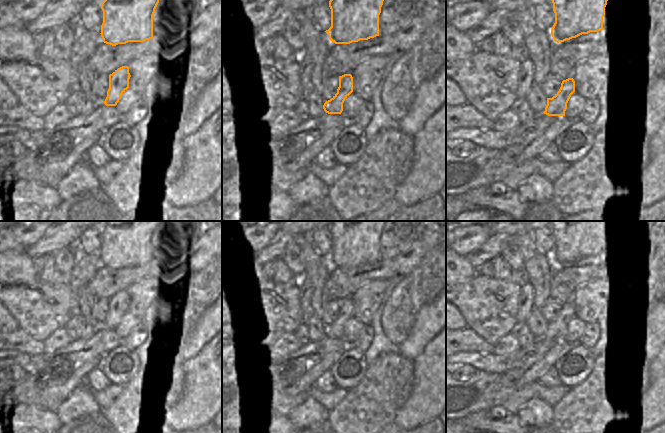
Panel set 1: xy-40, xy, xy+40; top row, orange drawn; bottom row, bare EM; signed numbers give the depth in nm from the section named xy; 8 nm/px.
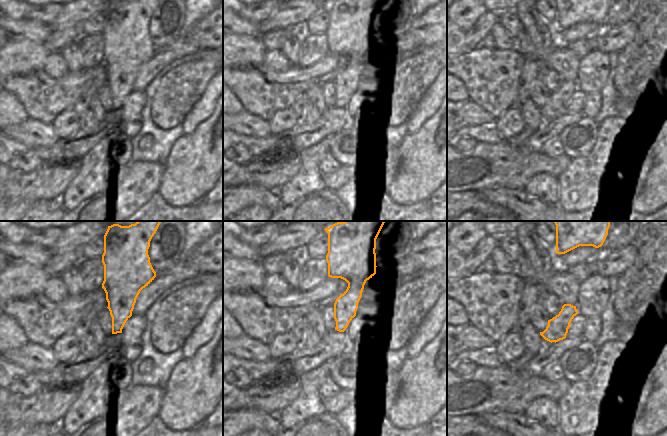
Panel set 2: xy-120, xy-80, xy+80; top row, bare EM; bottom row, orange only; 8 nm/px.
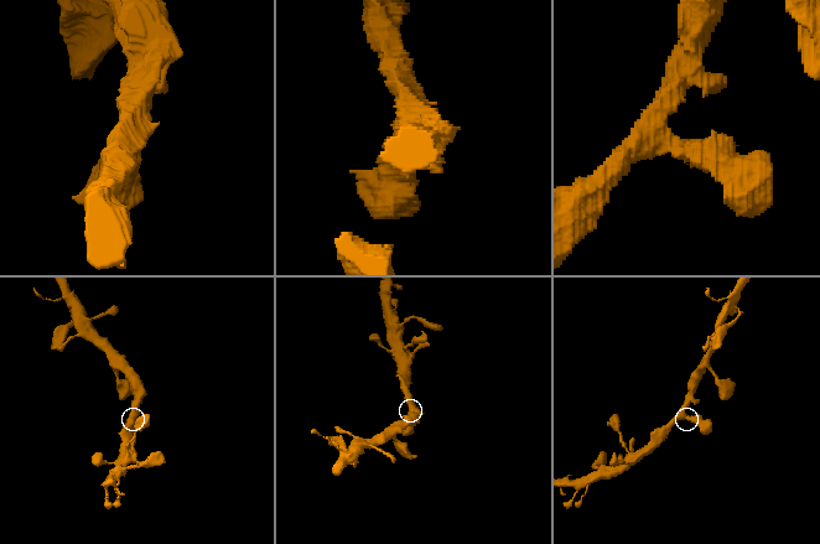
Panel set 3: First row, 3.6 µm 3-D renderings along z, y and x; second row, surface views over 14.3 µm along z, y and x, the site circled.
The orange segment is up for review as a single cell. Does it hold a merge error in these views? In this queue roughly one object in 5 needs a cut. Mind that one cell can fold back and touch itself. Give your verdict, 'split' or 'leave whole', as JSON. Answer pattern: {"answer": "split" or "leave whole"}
{"answer": "leave whole"}

